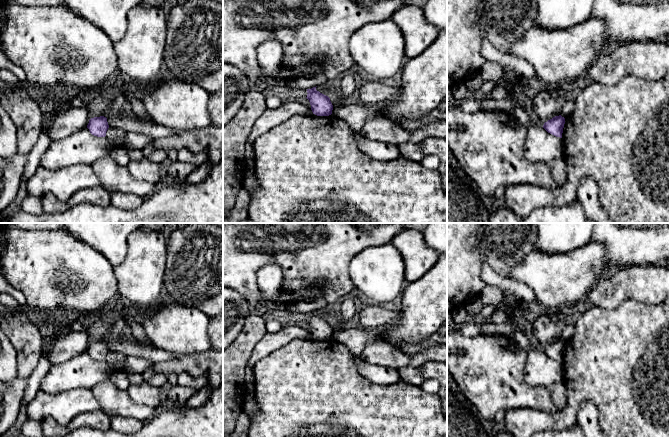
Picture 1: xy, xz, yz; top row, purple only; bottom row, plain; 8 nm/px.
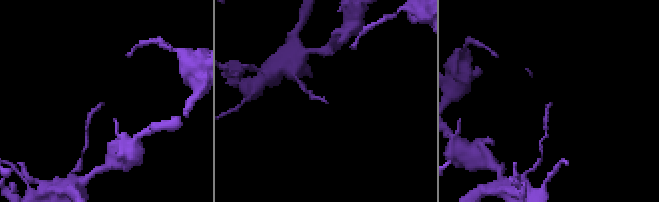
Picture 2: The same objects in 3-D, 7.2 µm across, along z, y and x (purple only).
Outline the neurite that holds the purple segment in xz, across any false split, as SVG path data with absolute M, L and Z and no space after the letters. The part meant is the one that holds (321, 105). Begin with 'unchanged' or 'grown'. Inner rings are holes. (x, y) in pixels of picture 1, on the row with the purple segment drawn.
unchanged; M316 87L307 89L307 99L310 102L313 114L317 116L329 116L332 114L333 105L330 98L319 91Z

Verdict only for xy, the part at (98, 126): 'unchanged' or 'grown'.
unchanged

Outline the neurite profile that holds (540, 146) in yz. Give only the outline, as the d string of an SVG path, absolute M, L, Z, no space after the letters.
M530 126L524 145L524 156L532 162L548 164L564 157L562 138L548 133L543 126Z

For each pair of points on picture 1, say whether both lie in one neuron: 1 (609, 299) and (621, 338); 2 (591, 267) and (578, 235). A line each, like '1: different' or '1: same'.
1: different
2: different

